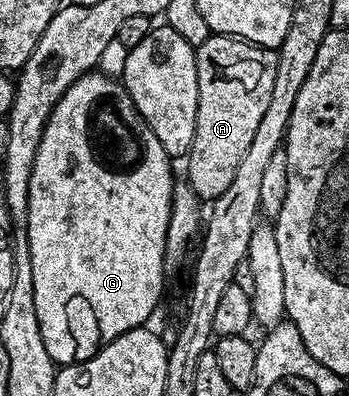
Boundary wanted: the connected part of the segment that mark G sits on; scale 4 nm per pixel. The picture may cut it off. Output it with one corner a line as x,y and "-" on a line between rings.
88,73
83,75
63,94
61,101
57,101
57,105
51,110
51,116
47,119
47,124
41,137
41,145
37,149
37,157
33,161
33,173
29,177
27,236
29,237
29,257
33,265
33,301
37,305
37,321
41,325
41,341
45,341
45,349
49,349
49,357
57,365
83,363
87,359
91,359
106,343
111,343
117,337
124,335
125,332
132,331
134,327
144,326
148,322
147,318
154,313
155,306
158,305
159,298
163,295
163,266
168,266
169,263
167,258
167,234
169,233
169,221
171,220
171,198
175,196
175,185
177,182
176,176
171,176
171,163
173,163
172,156
165,153
165,149
161,145
161,141
157,141
153,129
149,129
149,125
143,120
141,113
137,113
137,109
129,97
129,93
123,88
123,84
118,78
102,73

